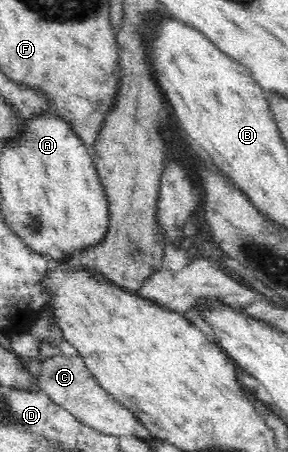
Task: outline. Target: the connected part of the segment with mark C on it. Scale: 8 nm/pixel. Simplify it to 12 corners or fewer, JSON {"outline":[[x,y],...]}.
{"outline":[[83,357],[46,358],[37,387],[80,423],[134,436],[137,417]]}

